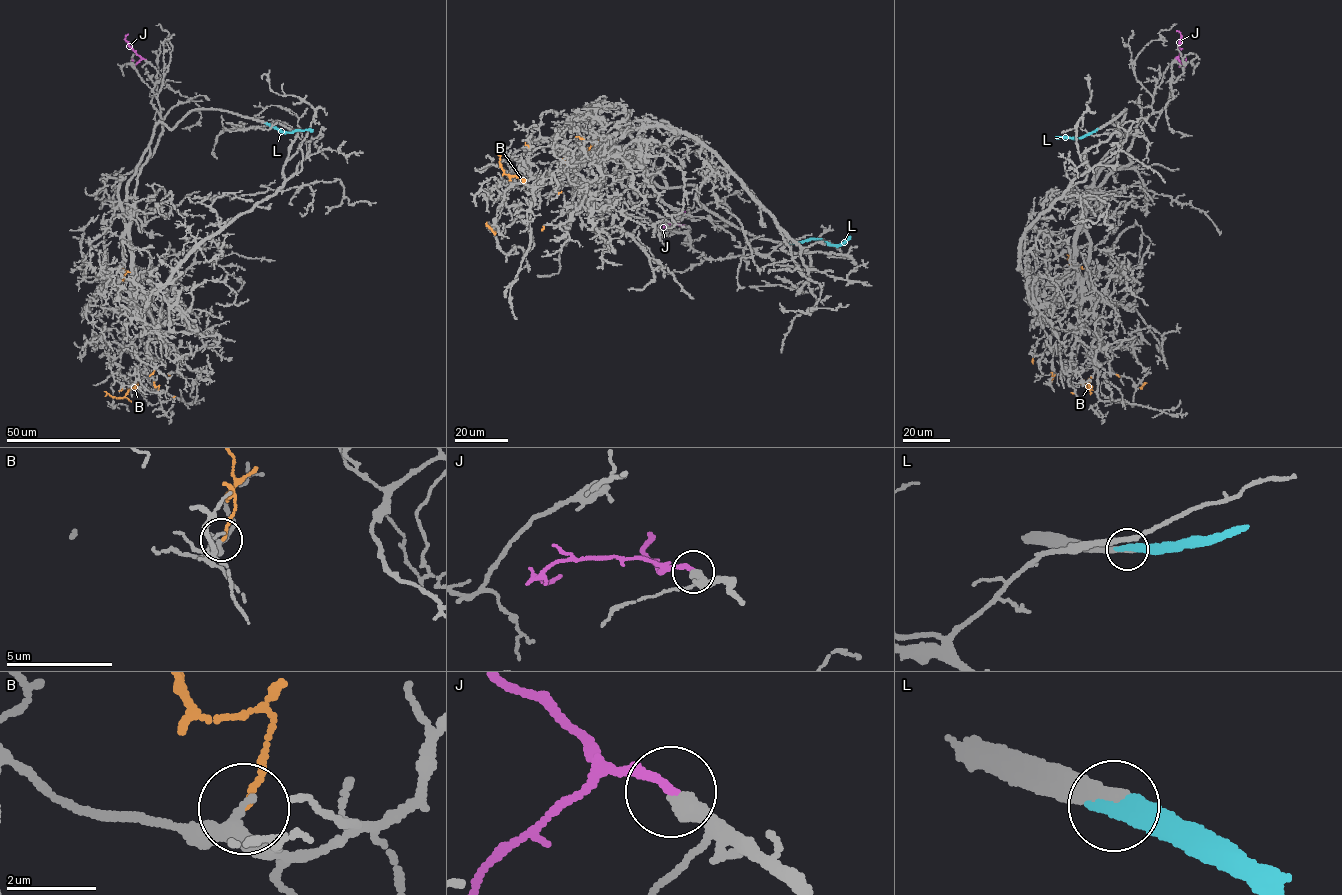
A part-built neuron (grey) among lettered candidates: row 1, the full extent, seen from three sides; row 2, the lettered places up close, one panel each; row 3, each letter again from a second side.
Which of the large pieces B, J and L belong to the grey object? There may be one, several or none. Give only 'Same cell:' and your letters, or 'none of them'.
Same cell: J, L

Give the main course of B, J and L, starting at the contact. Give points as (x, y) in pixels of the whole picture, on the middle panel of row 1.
B: (562, 161), (528, 146), (576, 136), (594, 139), (581, 153)
J: (684, 226), (679, 225), (677, 215), (684, 212)
L: (791, 243), (819, 239), (839, 245), (850, 236)

